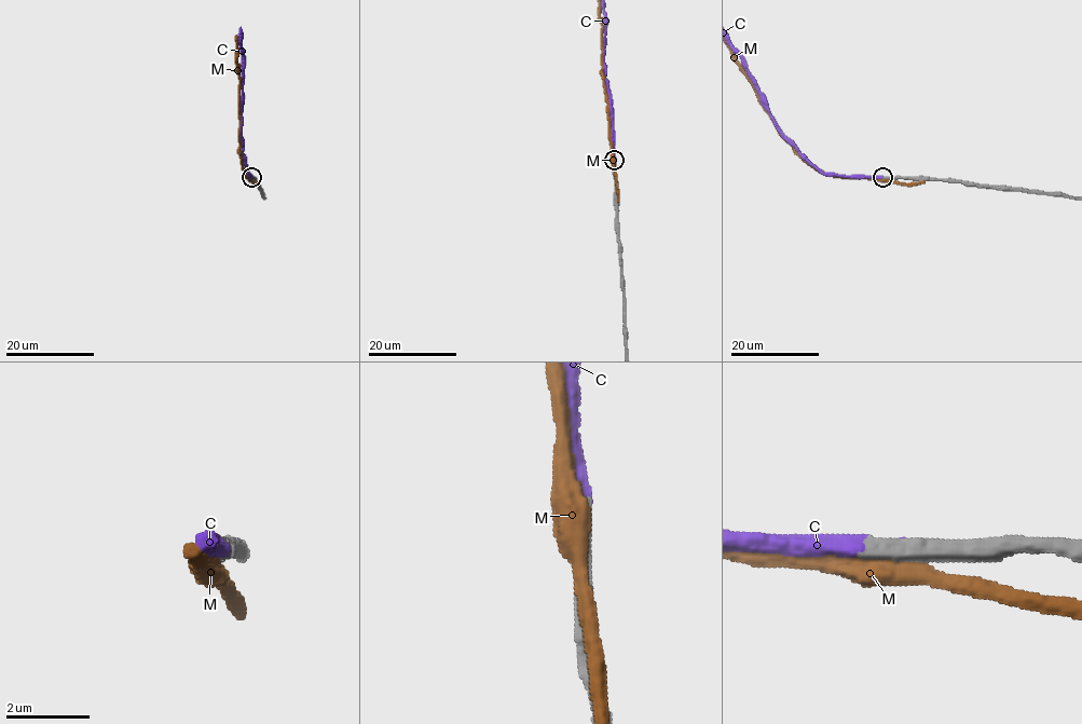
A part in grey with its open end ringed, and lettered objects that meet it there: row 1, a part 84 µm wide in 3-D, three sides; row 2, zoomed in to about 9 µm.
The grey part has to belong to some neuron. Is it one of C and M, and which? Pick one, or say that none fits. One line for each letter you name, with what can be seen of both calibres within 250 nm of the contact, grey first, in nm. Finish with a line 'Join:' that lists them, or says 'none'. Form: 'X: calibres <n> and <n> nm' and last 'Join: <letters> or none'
C: calibres 500 and 400 nm
Join: C

